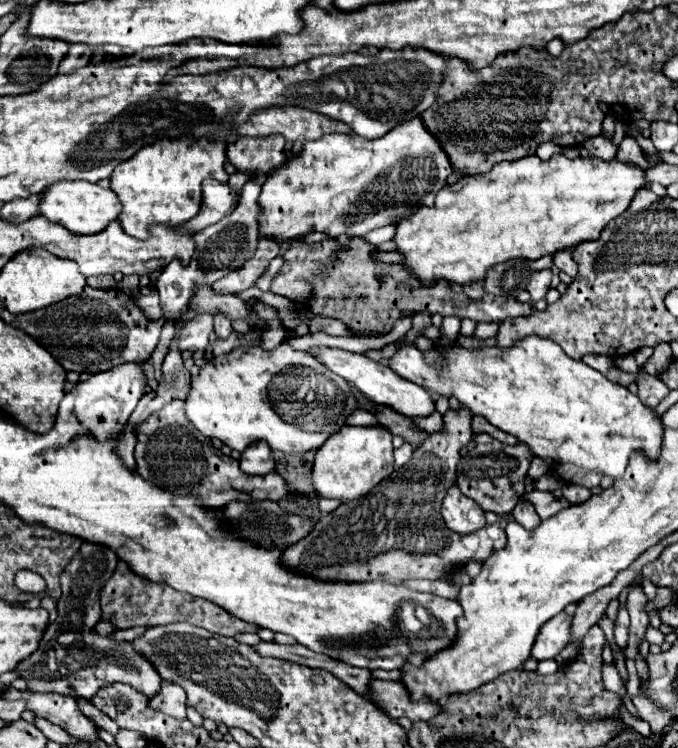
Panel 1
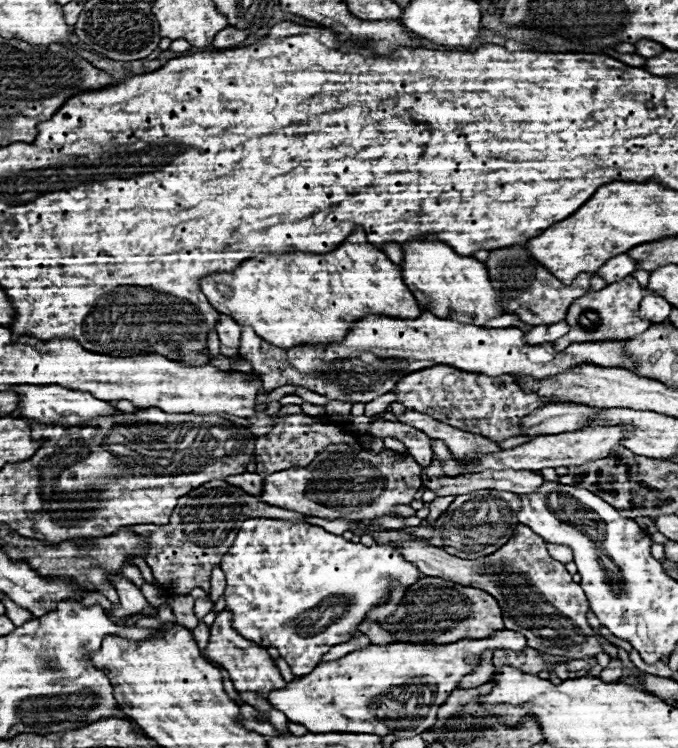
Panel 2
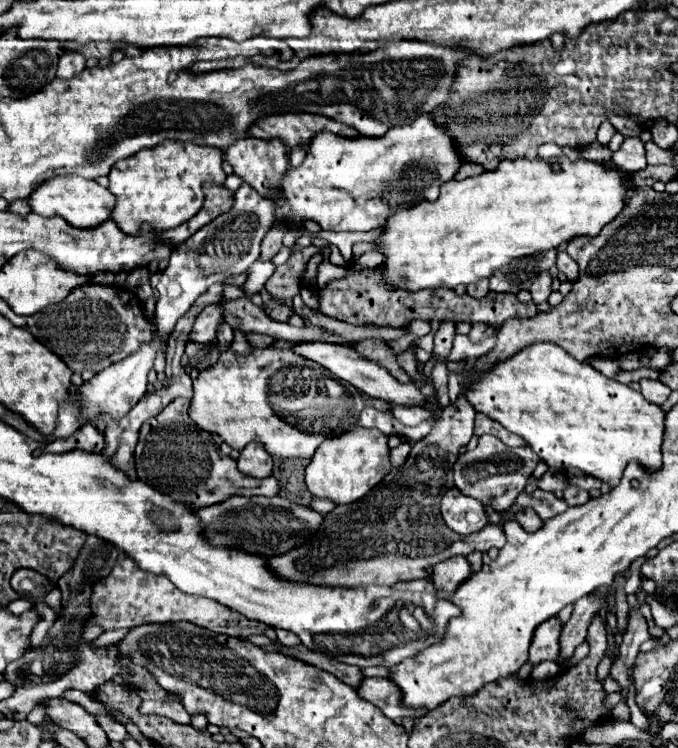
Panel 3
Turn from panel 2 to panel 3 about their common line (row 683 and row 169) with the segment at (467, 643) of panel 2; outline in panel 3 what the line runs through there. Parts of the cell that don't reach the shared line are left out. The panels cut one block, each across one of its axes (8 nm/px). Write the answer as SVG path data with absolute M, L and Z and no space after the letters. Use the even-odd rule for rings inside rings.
M428 114L420 116L418 120L406 126L396 126L378 138L358 136L352 140L324 130L312 138L304 164L300 168L290 168L284 174L280 186L284 192L284 200L274 200L276 218L284 218L288 224L290 222L304 224L304 220L314 220L320 224L322 230L334 230L334 232L344 232L344 230L368 232L384 224L384 200L392 208L398 206L408 208L412 204L418 204L418 200L436 200L438 188L444 182L452 180L462 164L464 158L458 152L458 146L452 140L452 136L444 128L440 128Z

